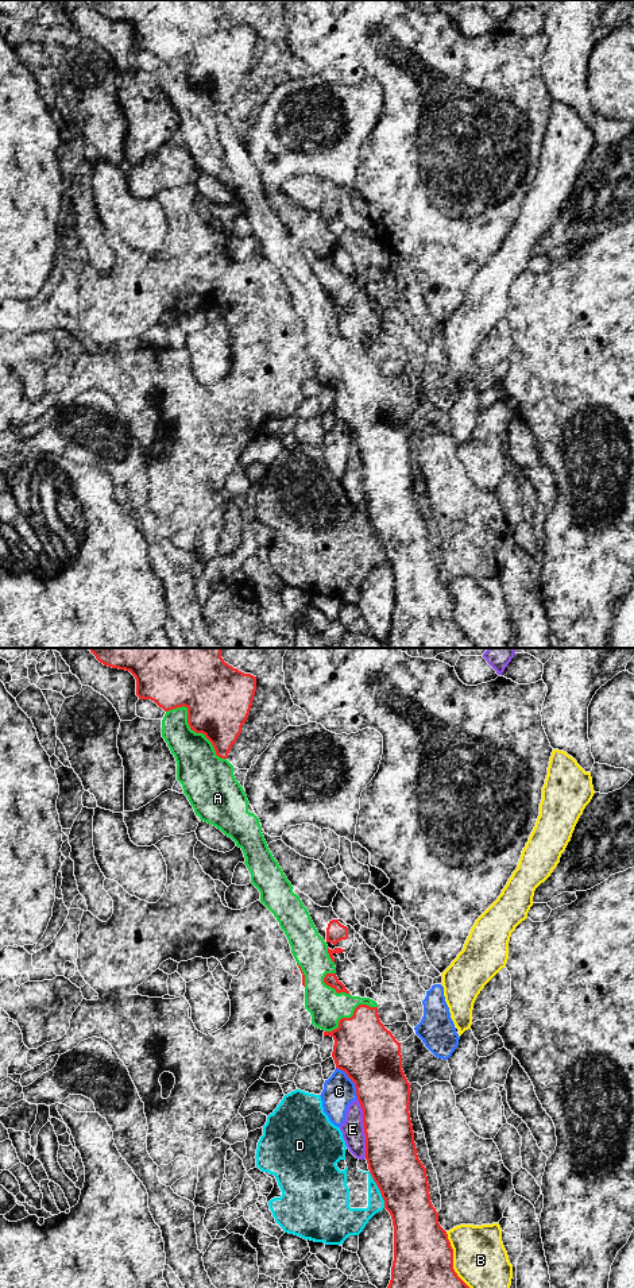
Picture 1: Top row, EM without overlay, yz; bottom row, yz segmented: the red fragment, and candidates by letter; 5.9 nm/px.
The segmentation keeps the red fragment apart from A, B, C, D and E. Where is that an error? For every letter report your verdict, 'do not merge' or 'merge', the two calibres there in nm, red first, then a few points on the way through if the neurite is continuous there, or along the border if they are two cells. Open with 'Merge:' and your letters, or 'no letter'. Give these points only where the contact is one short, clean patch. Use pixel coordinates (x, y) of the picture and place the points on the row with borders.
Merge: A
A: merge; 400 nm thick on the red side, 280 nm on the other
B: do not merge; 360 nm thick on the red side, 320 nm on the other
C: do not merge; 360 nm thick on the red side, 190 nm on the other
D: do not merge; 300 nm thick on the red side, 160 nm on the other
E: do not merge; 320 nm thick on the red side, 140 nm on the other

